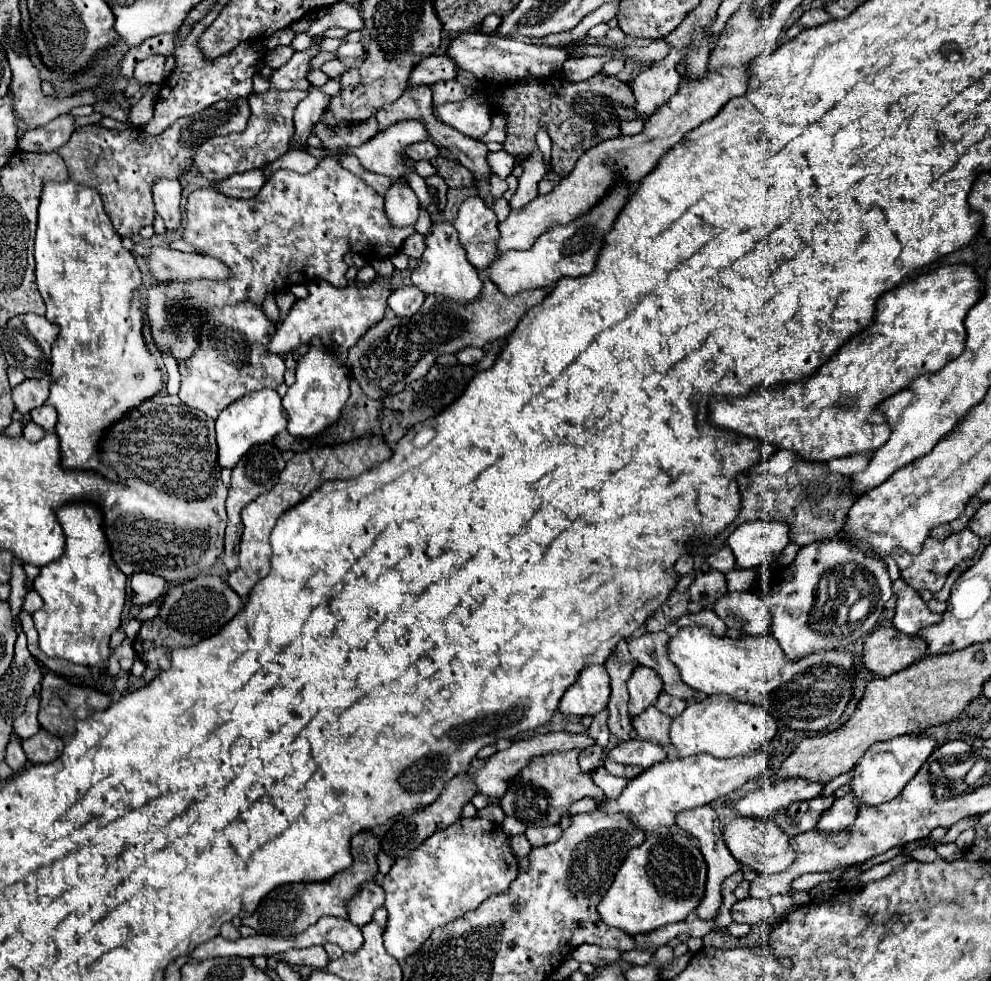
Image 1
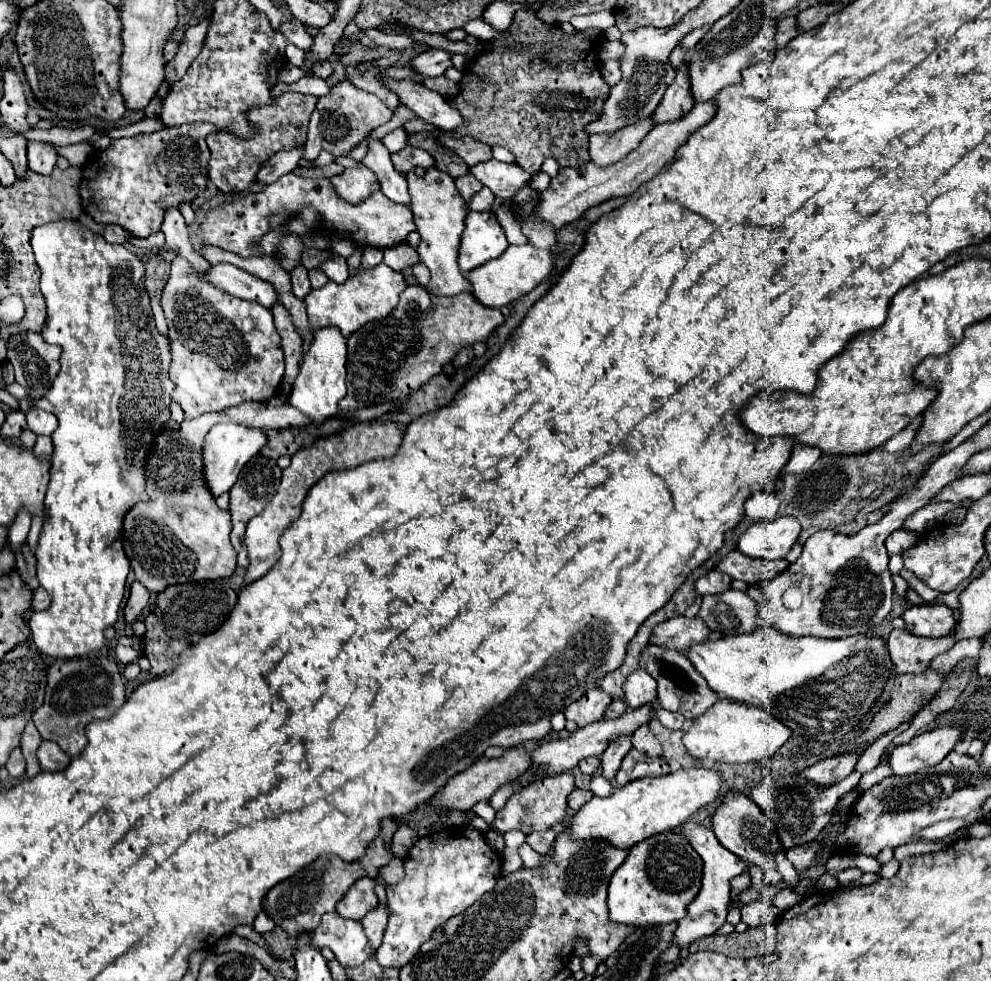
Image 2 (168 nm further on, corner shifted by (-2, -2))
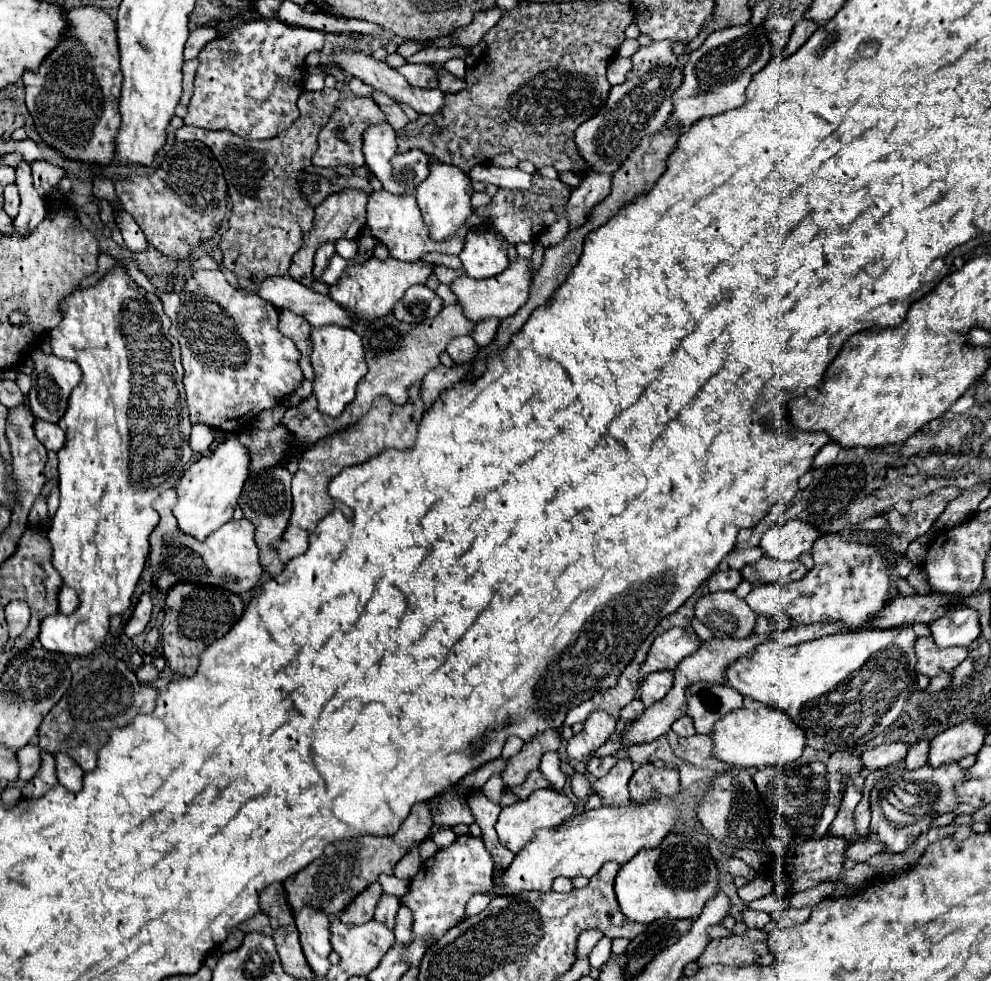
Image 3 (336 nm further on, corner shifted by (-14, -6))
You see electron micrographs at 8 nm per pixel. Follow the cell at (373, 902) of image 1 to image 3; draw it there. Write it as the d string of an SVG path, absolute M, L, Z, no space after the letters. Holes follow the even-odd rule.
M374 882L372 886L368 886L368 890L364 890L362 894L356 896L356 900L344 910L344 914L340 916L340 920L344 924L360 924L360 922L370 922L374 918L374 910L376 910L376 902L382 896L382 886L378 882Z

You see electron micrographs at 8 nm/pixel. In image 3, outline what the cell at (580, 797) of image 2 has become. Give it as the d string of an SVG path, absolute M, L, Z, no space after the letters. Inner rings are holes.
M562 764L562 770L570 776L570 782L572 782L572 792L574 792L574 796L576 798L580 798L580 800L586 800L588 798L588 794L590 794L590 782L588 782L588 778L584 776L584 774L580 774L580 772L576 772L570 764Z

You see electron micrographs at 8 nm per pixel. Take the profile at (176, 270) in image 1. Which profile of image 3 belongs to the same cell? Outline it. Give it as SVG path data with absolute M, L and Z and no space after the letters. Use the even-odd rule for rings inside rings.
M272 276L256 282L256 294L276 306L278 310L288 308L300 316L304 316L312 326L352 326L354 320L340 308L336 302L332 302L324 294L316 294L304 284L296 282L294 278L286 276Z

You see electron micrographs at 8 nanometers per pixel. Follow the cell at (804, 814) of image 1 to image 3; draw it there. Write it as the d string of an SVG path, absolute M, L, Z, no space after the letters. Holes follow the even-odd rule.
M804 748L796 762L788 762L778 768L762 768L756 772L754 782L766 804L768 816L774 824L774 836L784 846L794 846L806 840L826 836L832 820L836 818L848 778L862 772L860 754L856 752L824 752Z

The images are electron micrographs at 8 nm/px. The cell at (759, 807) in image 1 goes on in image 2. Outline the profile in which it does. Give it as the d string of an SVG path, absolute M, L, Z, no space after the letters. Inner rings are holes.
M840 754L840 756L834 756L834 758L820 760L818 764L806 768L802 774L816 784L830 786L830 784L846 778L854 770L858 758L860 758L860 754Z

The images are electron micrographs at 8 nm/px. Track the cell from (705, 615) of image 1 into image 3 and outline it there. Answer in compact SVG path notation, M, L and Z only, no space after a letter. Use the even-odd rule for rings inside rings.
M670 628L654 640L646 662L642 664L640 678L646 678L658 670L674 670L680 660L698 650L700 644L702 640L696 632L688 632L686 628Z

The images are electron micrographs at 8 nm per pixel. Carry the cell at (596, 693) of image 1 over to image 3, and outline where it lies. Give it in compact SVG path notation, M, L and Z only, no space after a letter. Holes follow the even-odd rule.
M594 710L584 722L584 730L570 738L566 748L568 756L582 762L592 750L596 750L608 740L608 736L616 730L616 722L618 720L612 718L608 712Z

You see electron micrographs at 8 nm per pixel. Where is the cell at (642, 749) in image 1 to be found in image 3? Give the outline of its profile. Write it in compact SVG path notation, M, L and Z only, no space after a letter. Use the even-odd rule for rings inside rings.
M646 762L634 772L628 788L634 800L644 800L654 792L676 796L680 792L680 776L674 768L656 768L652 762Z

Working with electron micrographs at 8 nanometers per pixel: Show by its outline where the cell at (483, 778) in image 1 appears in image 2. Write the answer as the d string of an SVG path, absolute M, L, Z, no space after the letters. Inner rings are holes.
M646 704L646 706L640 706L640 710L626 710L624 716L620 716L616 720L598 720L598 722L592 722L592 724L576 730L574 734L570 734L564 740L558 738L558 740L540 744L536 750L532 750L532 766L538 770L540 776L552 776L552 774L560 774L560 772L566 772L566 770L578 766L578 762L582 758L600 756L608 748L610 740L620 738L620 736L632 736L640 726L648 724L654 718L654 708L656 708L654 704Z

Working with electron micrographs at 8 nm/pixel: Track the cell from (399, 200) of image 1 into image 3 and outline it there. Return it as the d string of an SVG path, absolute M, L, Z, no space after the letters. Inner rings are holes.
M378 124L364 132L364 156L368 170L382 182L384 190L394 196L404 196L404 186L400 186L392 174L392 156L398 154L396 132L390 124Z

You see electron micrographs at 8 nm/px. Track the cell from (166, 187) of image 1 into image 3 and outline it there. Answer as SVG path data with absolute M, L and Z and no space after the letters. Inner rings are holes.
M198 270L192 274L192 278L188 280L188 284L178 290L178 292L168 292L168 294L162 294L160 296L162 304L164 304L164 312L168 314L168 318L172 320L172 336L176 336L176 340L180 342L180 350L182 350L182 364L184 364L184 390L186 390L186 404L188 404L188 410L190 410L190 422L192 424L206 424L210 428L216 428L216 430L222 430L222 432L242 432L246 430L252 420L266 408L272 408L276 404L280 404L288 394L292 394L304 380L302 376L302 370L298 366L298 360L300 360L300 352L296 348L296 344L286 338L284 334L280 334L278 330L278 310L264 302L260 296L248 292L248 290L242 290L242 288L232 288L224 276L222 270Z

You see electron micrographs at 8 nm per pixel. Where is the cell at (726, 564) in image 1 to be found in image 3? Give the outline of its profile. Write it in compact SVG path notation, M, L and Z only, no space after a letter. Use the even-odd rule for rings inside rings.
M760 558L758 562L746 564L742 570L744 580L750 584L786 584L792 580L800 580L808 570L802 562L780 562L774 558Z

